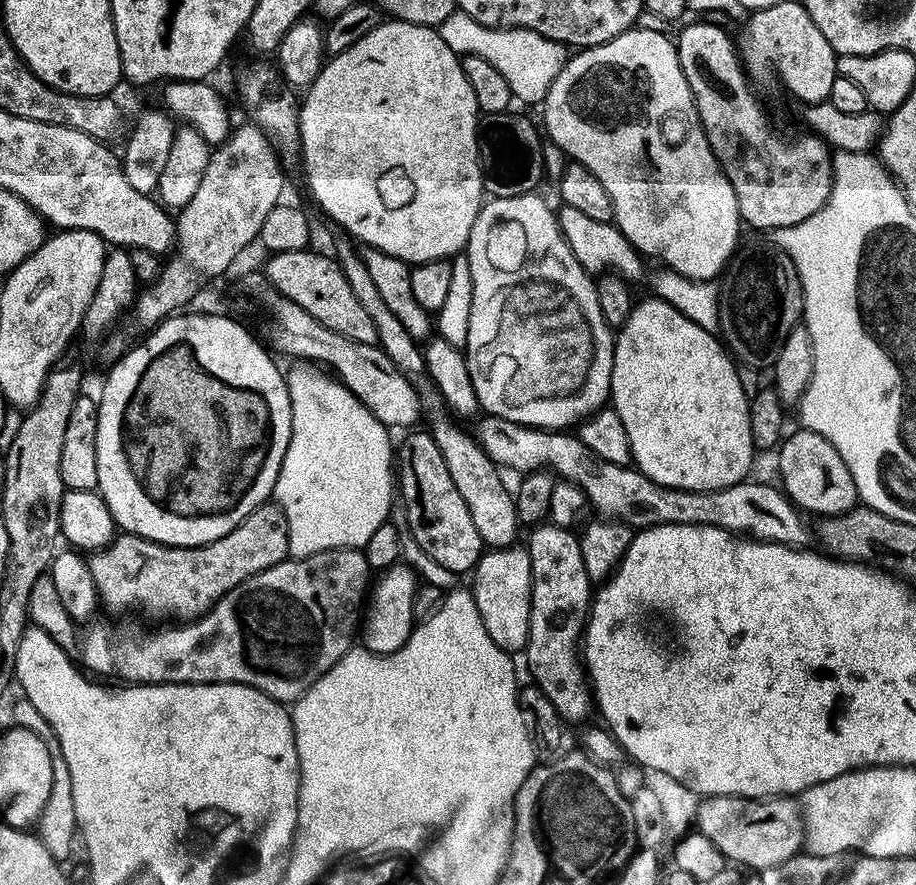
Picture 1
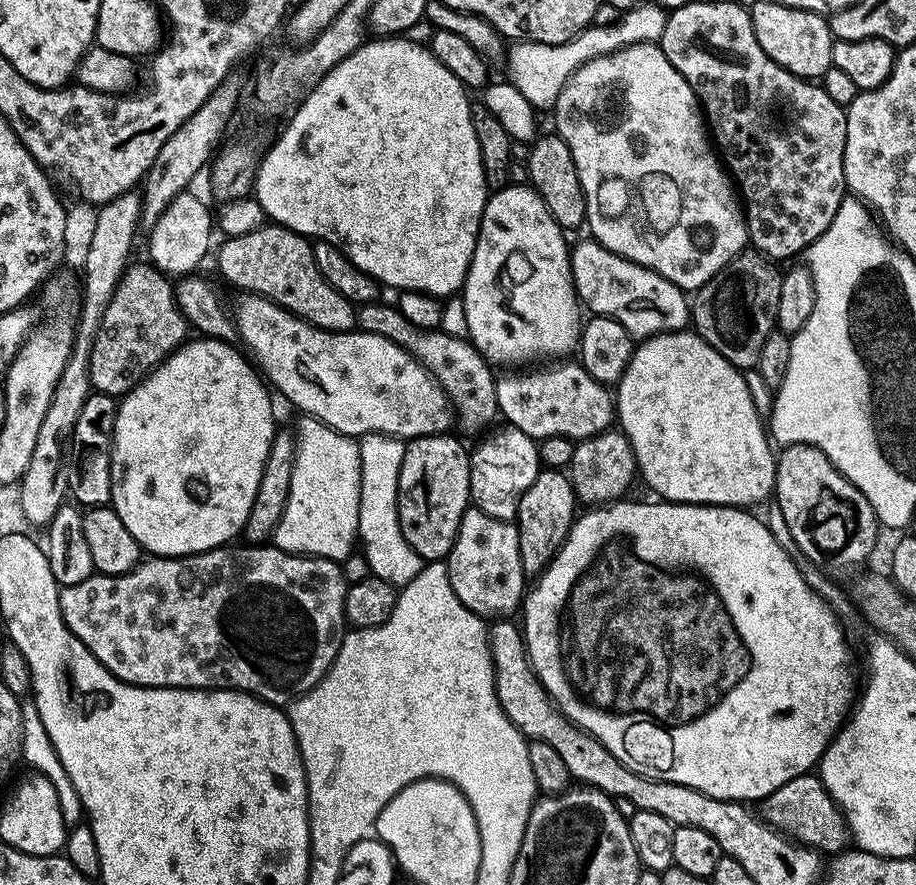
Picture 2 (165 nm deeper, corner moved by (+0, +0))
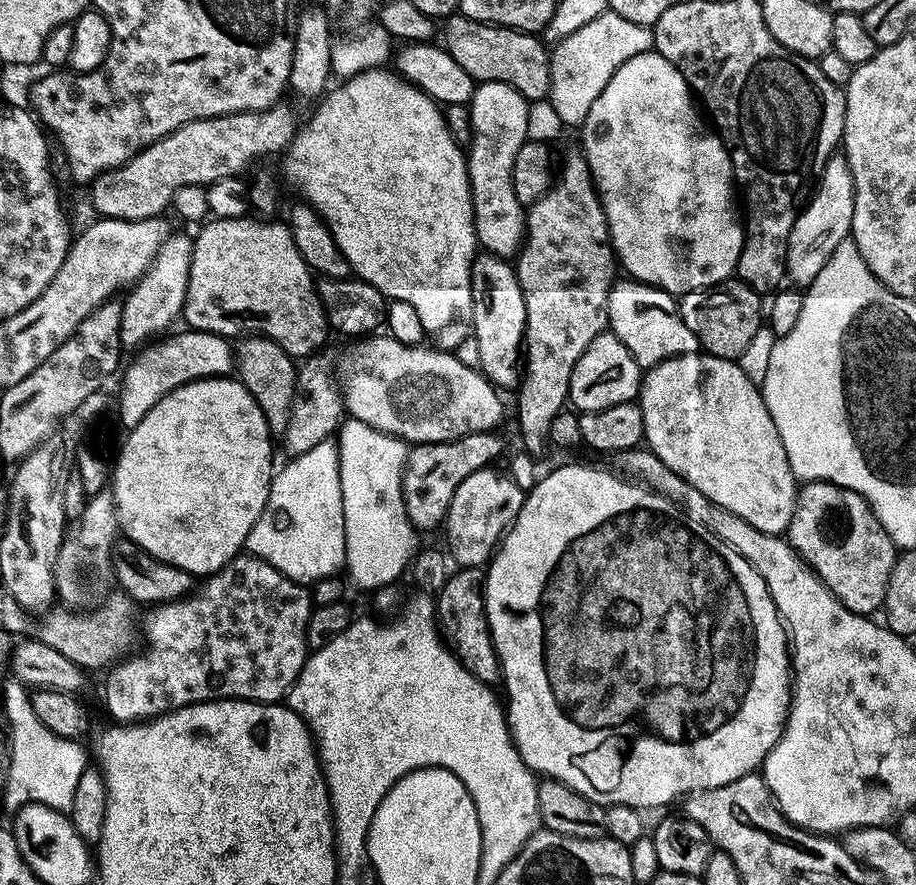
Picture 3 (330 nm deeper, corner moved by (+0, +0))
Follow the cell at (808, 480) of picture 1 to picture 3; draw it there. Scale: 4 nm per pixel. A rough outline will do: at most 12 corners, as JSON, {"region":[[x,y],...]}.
{"region":[[799,489],[786,539],[850,611],[883,609],[898,549],[862,494]]}

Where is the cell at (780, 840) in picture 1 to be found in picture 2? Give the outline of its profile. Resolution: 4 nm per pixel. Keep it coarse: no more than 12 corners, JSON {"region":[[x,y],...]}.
{"region":[[819,775],[762,801],[763,819],[824,854],[849,847],[846,818]]}

